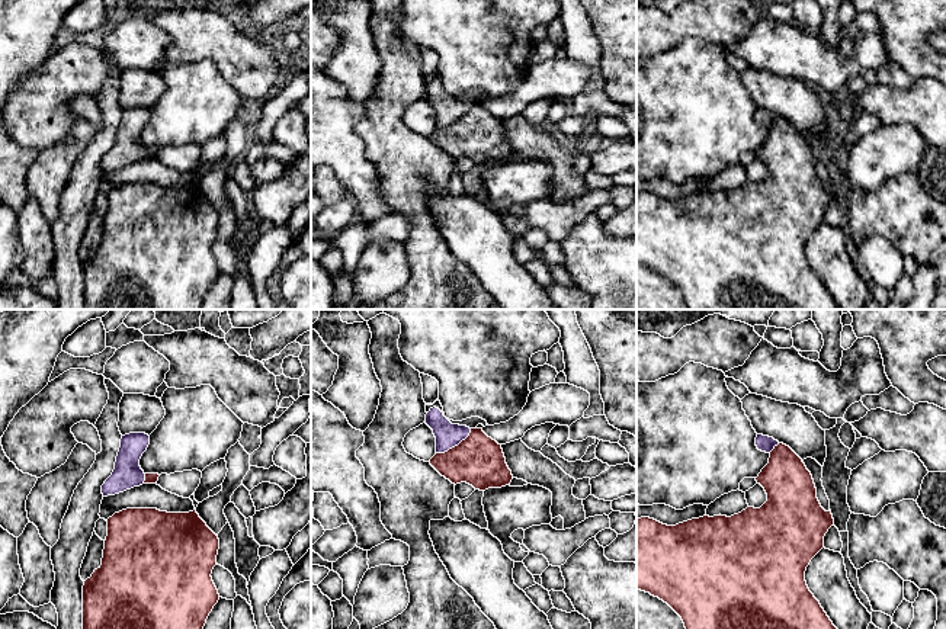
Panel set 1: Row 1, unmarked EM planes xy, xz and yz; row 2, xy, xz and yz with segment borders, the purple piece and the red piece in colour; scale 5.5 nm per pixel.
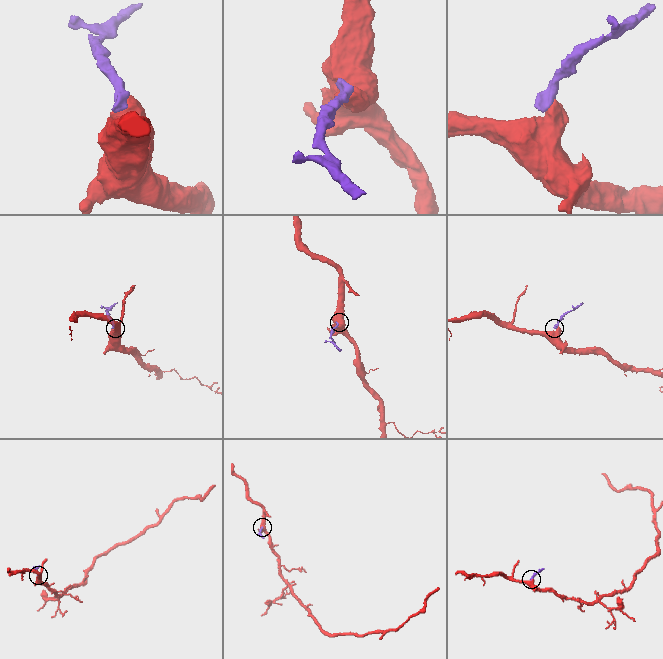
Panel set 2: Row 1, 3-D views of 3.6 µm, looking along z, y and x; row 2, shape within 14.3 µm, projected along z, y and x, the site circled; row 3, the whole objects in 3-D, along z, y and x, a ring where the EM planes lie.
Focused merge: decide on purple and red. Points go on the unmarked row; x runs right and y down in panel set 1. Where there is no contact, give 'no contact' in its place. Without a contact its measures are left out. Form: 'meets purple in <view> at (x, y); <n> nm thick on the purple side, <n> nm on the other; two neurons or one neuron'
meets purple in xz at (455, 119); 140 nm thick on the purple side, 280 nm on the other; two neurons

